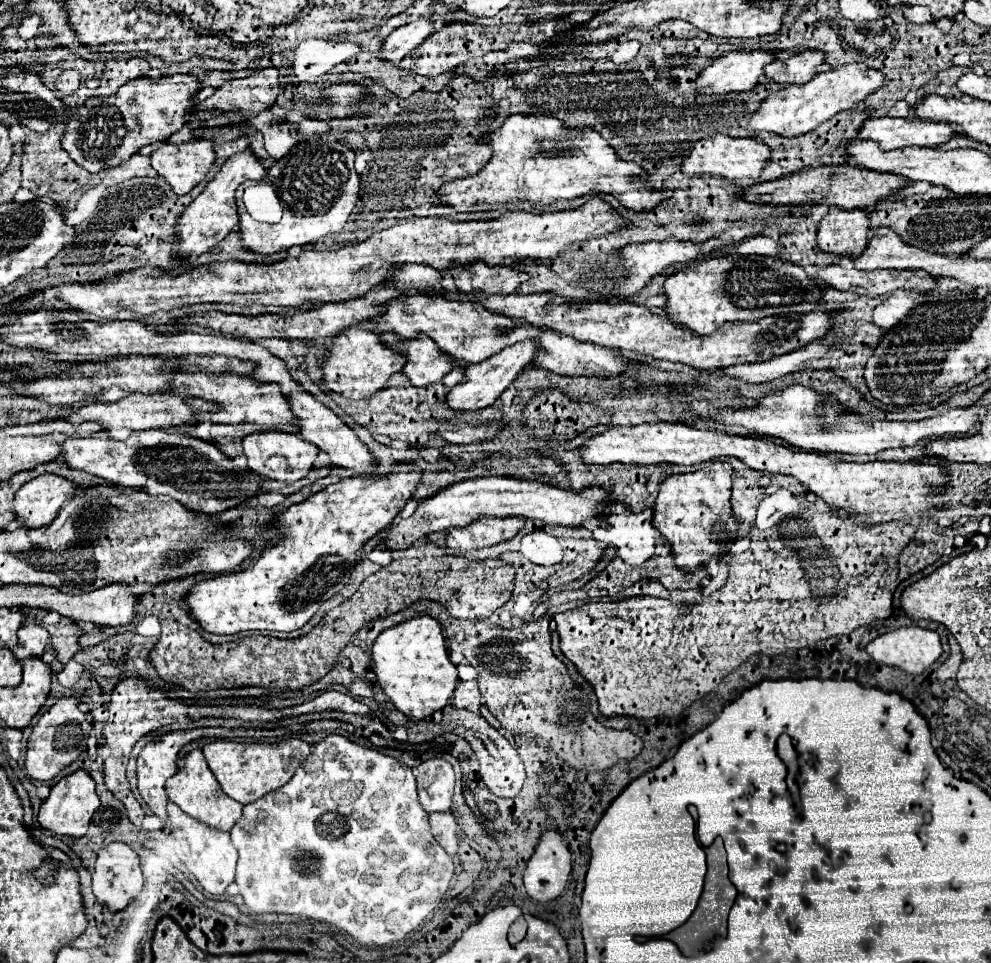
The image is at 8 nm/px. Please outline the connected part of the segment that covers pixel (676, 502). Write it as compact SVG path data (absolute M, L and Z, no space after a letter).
M716 461L710 467L694 473L678 473L678 475L668 475L660 483L660 491L654 503L654 527L668 537L668 543L674 551L674 563L686 571L694 571L696 567L704 565L706 559L716 557L722 559L722 553L728 551L728 543L736 539L736 527L738 523L732 517L730 509L730 489L732 489L732 467L726 461Z

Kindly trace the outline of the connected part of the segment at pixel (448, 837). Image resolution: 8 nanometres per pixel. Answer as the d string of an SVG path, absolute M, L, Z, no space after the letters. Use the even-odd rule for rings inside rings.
M432 813L430 815L432 835L436 841L450 853L456 855L458 851L458 823L452 813Z

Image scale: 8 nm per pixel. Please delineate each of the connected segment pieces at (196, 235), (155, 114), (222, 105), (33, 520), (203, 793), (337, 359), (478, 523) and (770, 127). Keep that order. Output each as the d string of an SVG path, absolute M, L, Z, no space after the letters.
M250 149L228 157L226 163L216 173L216 177L184 209L184 213L176 225L176 237L180 239L176 243L176 253L180 257L198 257L198 255L210 251L212 247L216 247L232 229L238 227L238 209L236 209L236 199L234 199L234 191L238 189L238 185L248 179L260 181L266 177L268 177L268 169Z
M168 75L162 79L138 77L124 83L110 97L92 97L84 107L76 109L66 123L62 147L86 171L116 167L140 147L164 141L180 131L192 117L194 97L200 91L200 81L194 75Z
M266 67L256 69L244 79L226 81L212 97L196 105L196 111L216 109L216 111L240 111L242 115L256 115L270 109L276 103L280 91L278 69Z
M40 475L24 483L14 499L14 513L18 519L24 519L26 527L44 527L60 511L60 507L74 497L74 481L60 475Z
M200 749L192 751L186 755L186 765L166 781L166 793L170 797L172 803L176 803L184 813L188 813L190 817L194 817L196 821L220 829L220 831L230 831L234 827L234 823L240 819L242 815L242 803L230 799L220 783L216 781L216 777L212 775L212 771L206 765L206 759L202 755Z
M344 329L332 339L332 347L324 355L322 373L324 385L330 391L344 395L346 399L366 399L374 395L378 389L386 387L386 381L392 373L402 371L404 355L388 349L378 341L374 331L370 329Z
M480 517L466 527L452 527L446 533L446 543L450 549L474 549L488 547L506 539L512 539L524 527L520 517Z
M842 65L826 73L818 73L812 81L804 85L786 85L778 93L770 93L760 109L748 123L748 129L754 133L776 133L784 137L794 137L816 129L822 121L828 121L842 109L852 109L856 103L864 101L868 95L876 93L886 83L886 75L878 69L870 69L866 65Z

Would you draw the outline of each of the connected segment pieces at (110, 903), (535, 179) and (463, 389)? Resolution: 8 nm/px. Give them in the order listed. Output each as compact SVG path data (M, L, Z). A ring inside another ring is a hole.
M110 843L100 849L96 859L96 871L92 875L92 891L104 907L110 911L122 911L142 889L142 871L140 871L140 857L134 849L124 843Z
M513 114L500 129L490 133L488 141L492 143L494 149L488 165L474 177L444 183L438 195L430 203L456 205L458 211L478 211L468 207L482 205L480 211L484 211L492 209L496 203L512 203L512 201L550 203L554 199L574 199L584 193L612 193L628 209L650 211L664 199L660 193L652 193L650 187L644 187L642 183L636 183L632 179L636 175L646 175L644 169L636 163L622 161L600 133L592 129L568 131L556 117ZM542 137L556 139L558 141L556 151L572 151L572 155L548 155L536 143L536 139L540 141Z
M526 339L526 341L520 341L520 343L512 345L512 347L502 349L500 353L488 357L488 361L468 365L462 383L458 383L456 387L452 387L448 391L446 405L452 407L452 409L458 409L458 411L474 411L474 409L482 409L482 407L492 405L502 395L502 391L516 379L516 375L526 365L530 365L534 361L534 357L538 353L538 347L540 347L538 339Z

